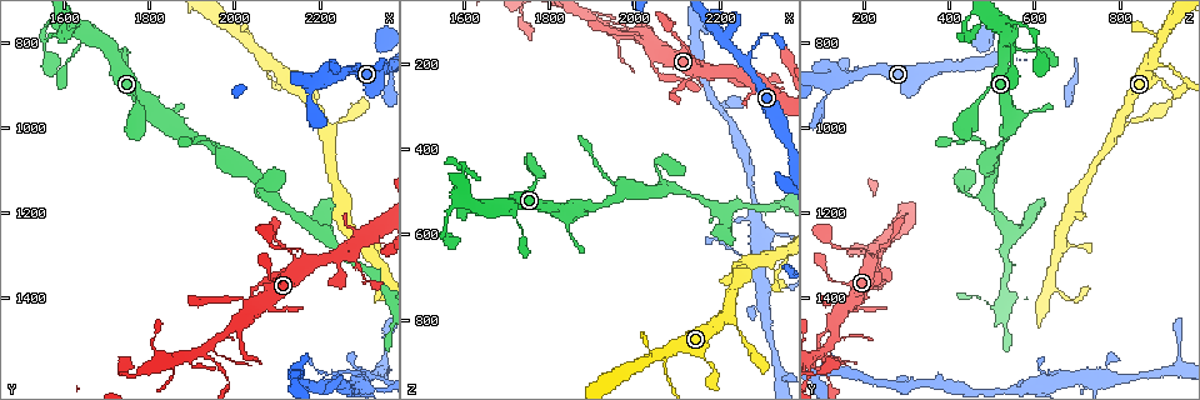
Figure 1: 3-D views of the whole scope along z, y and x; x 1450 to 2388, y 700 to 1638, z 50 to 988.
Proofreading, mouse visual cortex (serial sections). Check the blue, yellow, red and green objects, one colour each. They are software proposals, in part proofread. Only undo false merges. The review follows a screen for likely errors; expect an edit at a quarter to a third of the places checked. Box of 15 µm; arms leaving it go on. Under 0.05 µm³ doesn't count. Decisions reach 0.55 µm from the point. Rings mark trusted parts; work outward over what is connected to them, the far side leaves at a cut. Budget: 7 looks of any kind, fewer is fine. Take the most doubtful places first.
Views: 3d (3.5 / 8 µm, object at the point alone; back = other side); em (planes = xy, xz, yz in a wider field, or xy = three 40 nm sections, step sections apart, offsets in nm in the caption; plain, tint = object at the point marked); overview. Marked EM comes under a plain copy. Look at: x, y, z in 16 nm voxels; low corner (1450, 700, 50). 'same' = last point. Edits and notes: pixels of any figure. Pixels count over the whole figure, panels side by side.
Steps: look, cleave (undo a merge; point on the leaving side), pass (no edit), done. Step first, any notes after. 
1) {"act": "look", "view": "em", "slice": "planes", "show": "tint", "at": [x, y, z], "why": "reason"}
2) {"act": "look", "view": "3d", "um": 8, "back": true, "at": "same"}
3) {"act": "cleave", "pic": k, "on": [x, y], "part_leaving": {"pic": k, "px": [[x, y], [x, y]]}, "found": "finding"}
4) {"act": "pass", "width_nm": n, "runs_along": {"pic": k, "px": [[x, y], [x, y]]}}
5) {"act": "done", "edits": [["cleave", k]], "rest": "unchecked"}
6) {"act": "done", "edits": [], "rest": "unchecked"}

{"act": "look", "view": "3d", "um": 3.5, "back": true, "at": [2160, 1305, 215]}

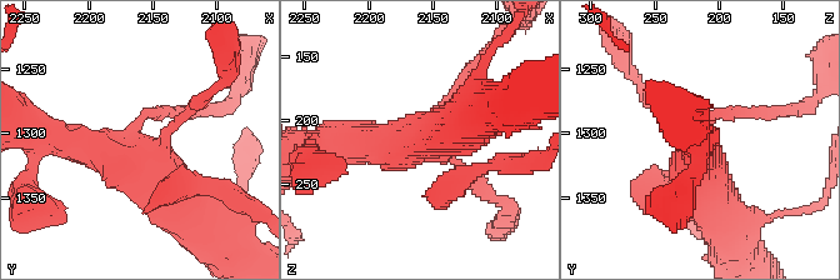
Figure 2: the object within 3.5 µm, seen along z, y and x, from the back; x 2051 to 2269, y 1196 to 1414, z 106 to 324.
{"act": "pass", "arm_widths_nm": [100, 150, 450, 600], "found": "continuous, no second cell"}

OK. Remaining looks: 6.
{"act": "look", "view": "3d", "um": 8, "at": [2075, 845, 875], "why": "three arms meet"}

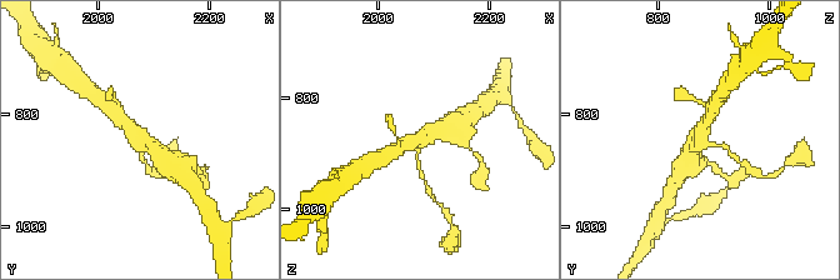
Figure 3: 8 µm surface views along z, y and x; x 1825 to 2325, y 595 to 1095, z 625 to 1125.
{"act": "look", "view": "3d", "um": 3.5, "at": [2070, 845, 870], "why": "closer look"}

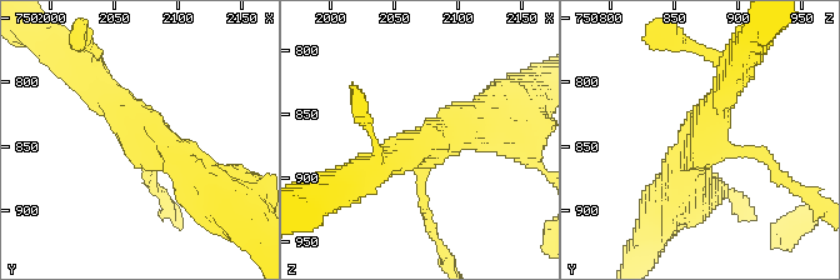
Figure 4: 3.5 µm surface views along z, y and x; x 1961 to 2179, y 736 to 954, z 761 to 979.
{"act": "look", "view": "em", "slice": "xy", "step": 2, "show": "tint", "at": [2070, 844, 874], "arms": 3, "arm_widths_nm": [150, 400, 500]}

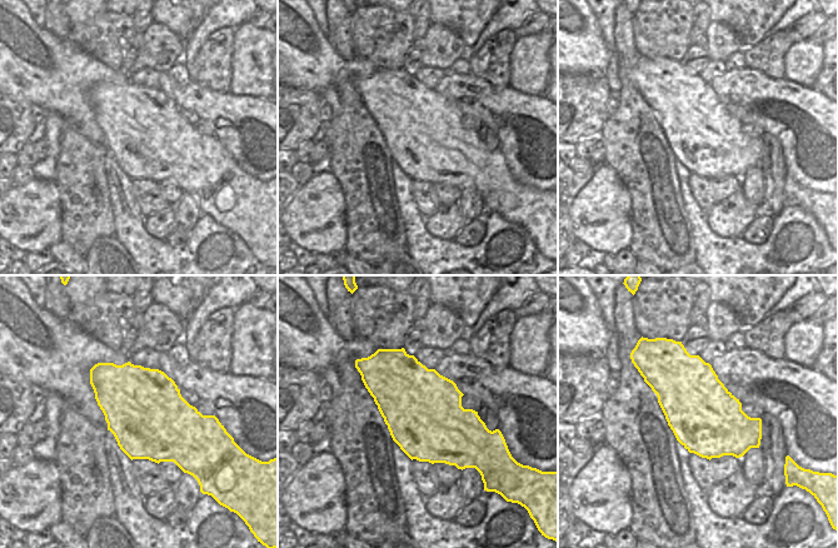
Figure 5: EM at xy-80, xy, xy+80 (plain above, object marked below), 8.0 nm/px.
{"act": "pass", "width_nm": 650, "runs_along": {"pic": 4, "px": [[208, 186], [89, 75]]}, "found": "all the same cell"}

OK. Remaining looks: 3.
{"act": "look", "view": "3d", "um": 3.5, "at": [1970, 1065, 505], "why": "branch point"}

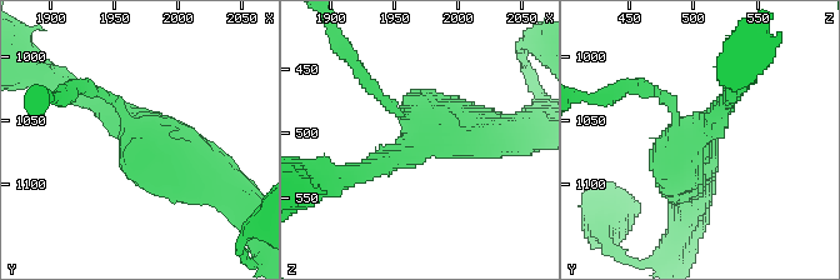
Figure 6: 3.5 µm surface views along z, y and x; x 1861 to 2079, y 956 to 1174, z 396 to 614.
{"act": "look", "view": "em", "slice": "xy", "step": 1, "show": "tint", "at": [1972, 1060, 498], "arms": 3, "arm_widths_nm": [150, 250, 500]}

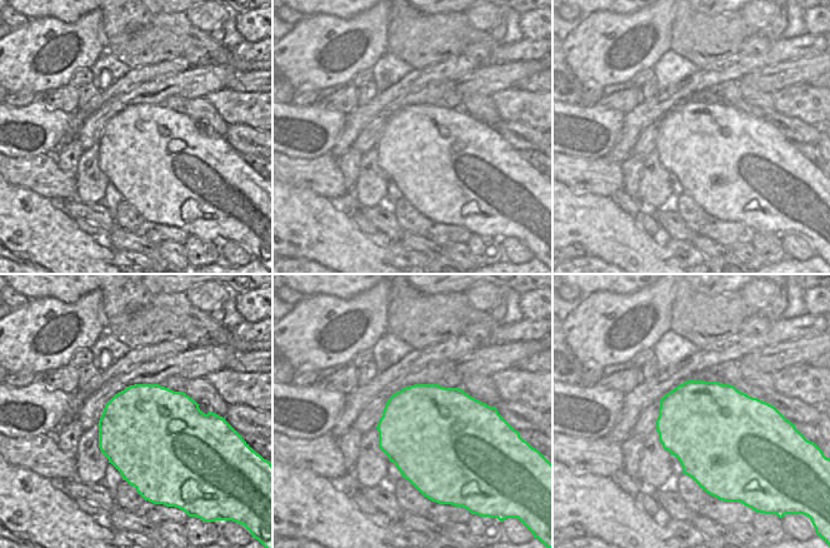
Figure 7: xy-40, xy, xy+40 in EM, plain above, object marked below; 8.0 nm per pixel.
{"act": "pass", "runs_along": {"pic": 6, "px": [[83, 93], [179, 170], [209, 174]]}, "found": "all the same cell"}

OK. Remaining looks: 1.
{"act": "done", "edits": [], "rest": "unchecked"}

